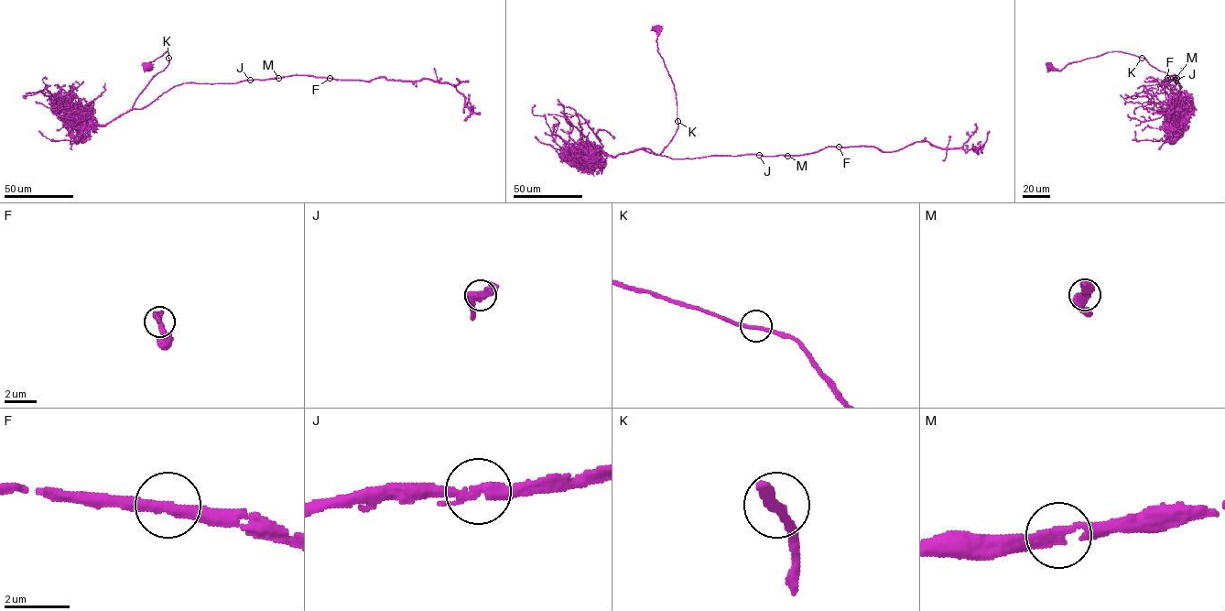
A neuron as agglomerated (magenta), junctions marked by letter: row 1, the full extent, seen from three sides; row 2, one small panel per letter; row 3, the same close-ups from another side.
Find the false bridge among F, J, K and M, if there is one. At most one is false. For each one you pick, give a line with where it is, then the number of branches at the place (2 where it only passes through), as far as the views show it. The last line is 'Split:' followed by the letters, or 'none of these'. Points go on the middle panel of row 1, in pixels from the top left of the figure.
Split: none of these

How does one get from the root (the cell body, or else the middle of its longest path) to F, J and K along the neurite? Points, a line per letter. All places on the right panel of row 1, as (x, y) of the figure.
F: (1050, 67), (1060, 70), (1113, 51), (1143, 58), (1176, 81), (1173, 109), (1179, 83), (1176, 75), (1167, 78)
J: (1050, 67), (1060, 70), (1113, 51), (1143, 58), (1176, 81), (1169, 109), (1179, 93), (1176, 80)
K: (1050, 67), (1060, 70), (1069, 63), (1113, 51), (1142, 57)

